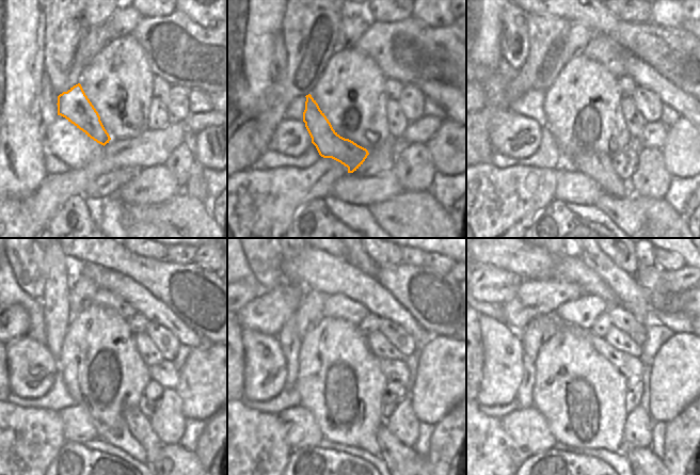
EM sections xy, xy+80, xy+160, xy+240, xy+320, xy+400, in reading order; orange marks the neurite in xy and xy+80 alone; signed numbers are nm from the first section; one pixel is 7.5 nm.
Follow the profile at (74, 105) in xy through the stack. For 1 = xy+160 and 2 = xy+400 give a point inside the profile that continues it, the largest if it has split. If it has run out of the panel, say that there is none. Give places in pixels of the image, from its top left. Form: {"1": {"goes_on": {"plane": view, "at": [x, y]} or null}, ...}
{"1": {"goes_on": {"plane": "xy+160", "at": [598, 167]}}, "2": {"goes_on": {"plane": "xy+400", "at": [634, 455]}}}

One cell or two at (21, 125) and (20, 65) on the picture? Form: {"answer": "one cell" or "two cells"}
{"answer": "one cell"}

